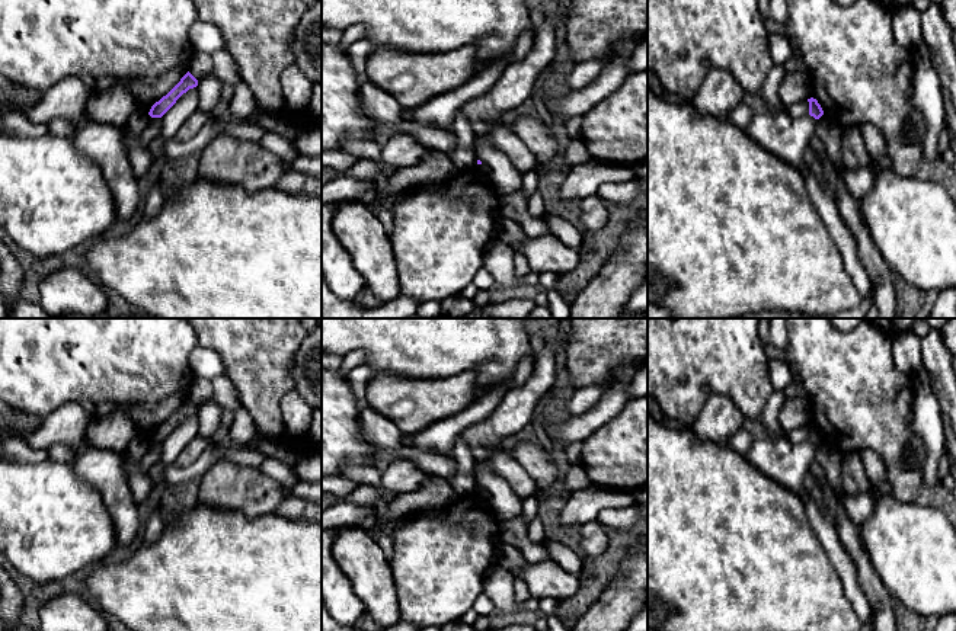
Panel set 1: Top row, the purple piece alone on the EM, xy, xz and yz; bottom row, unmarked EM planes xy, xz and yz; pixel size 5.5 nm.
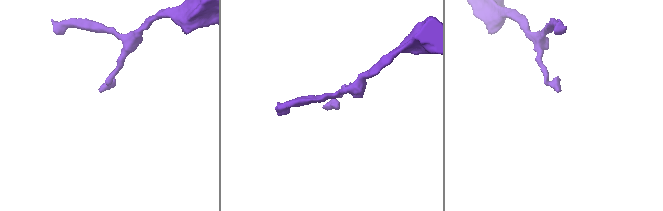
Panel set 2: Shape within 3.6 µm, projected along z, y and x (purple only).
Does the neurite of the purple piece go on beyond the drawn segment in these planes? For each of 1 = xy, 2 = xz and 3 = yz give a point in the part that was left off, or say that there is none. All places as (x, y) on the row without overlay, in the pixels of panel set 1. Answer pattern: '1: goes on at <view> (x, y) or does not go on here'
1: does not go on here
2: does not go on here
3: does not go on here

